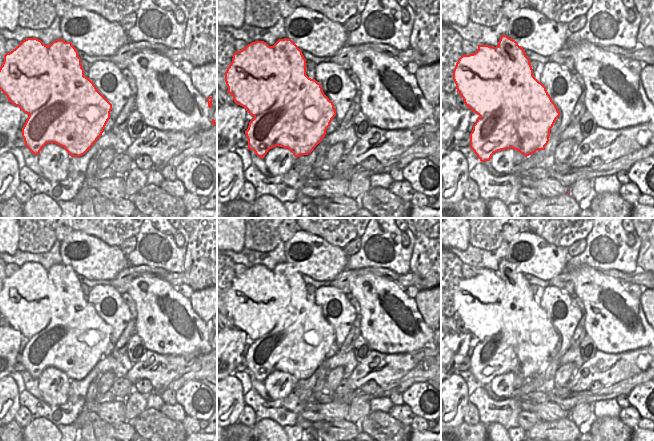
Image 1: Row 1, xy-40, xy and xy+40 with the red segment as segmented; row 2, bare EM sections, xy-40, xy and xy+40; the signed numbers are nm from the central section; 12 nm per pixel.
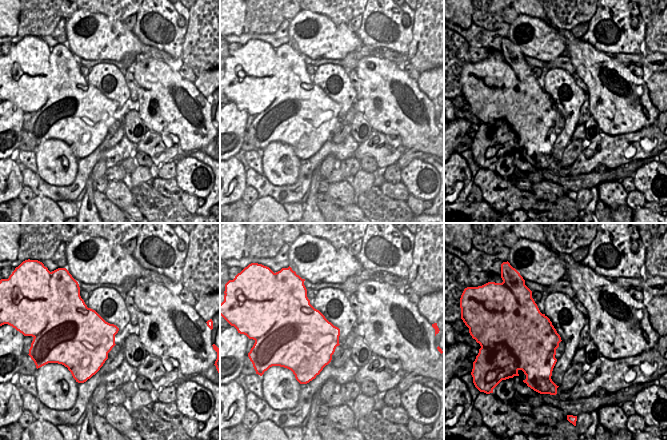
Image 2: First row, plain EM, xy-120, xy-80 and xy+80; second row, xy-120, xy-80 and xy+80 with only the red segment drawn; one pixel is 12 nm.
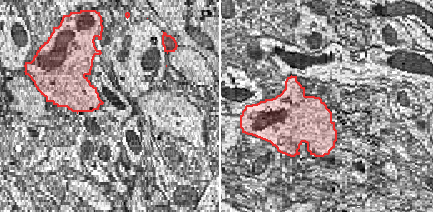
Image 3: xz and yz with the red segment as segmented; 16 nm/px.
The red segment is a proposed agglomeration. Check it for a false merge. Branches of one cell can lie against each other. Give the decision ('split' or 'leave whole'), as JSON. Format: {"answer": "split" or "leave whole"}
{"answer": "split"}

